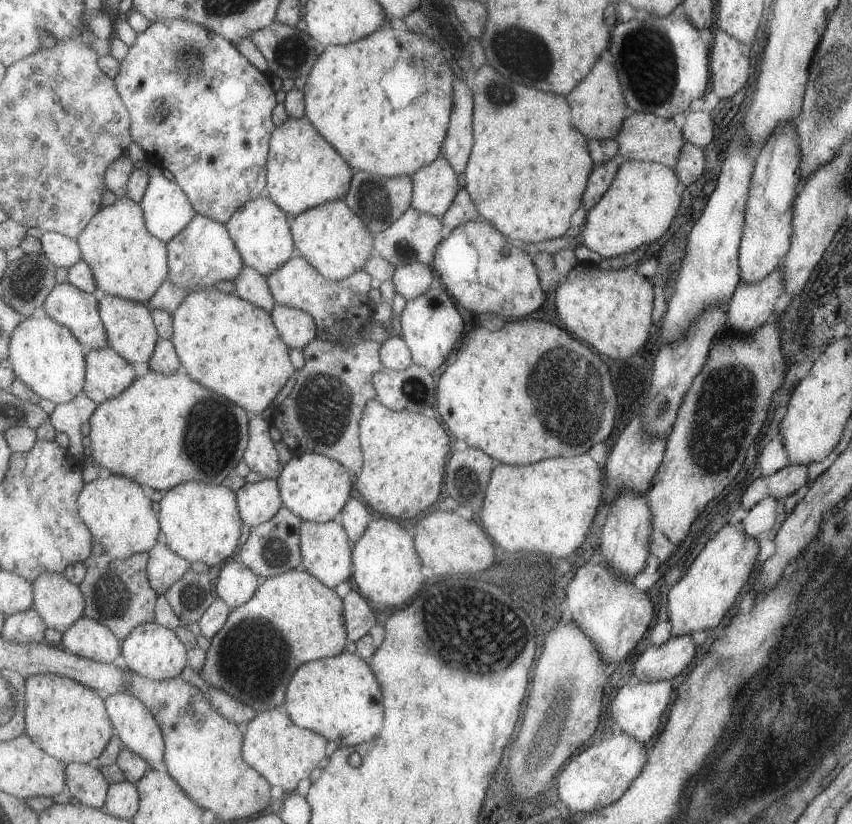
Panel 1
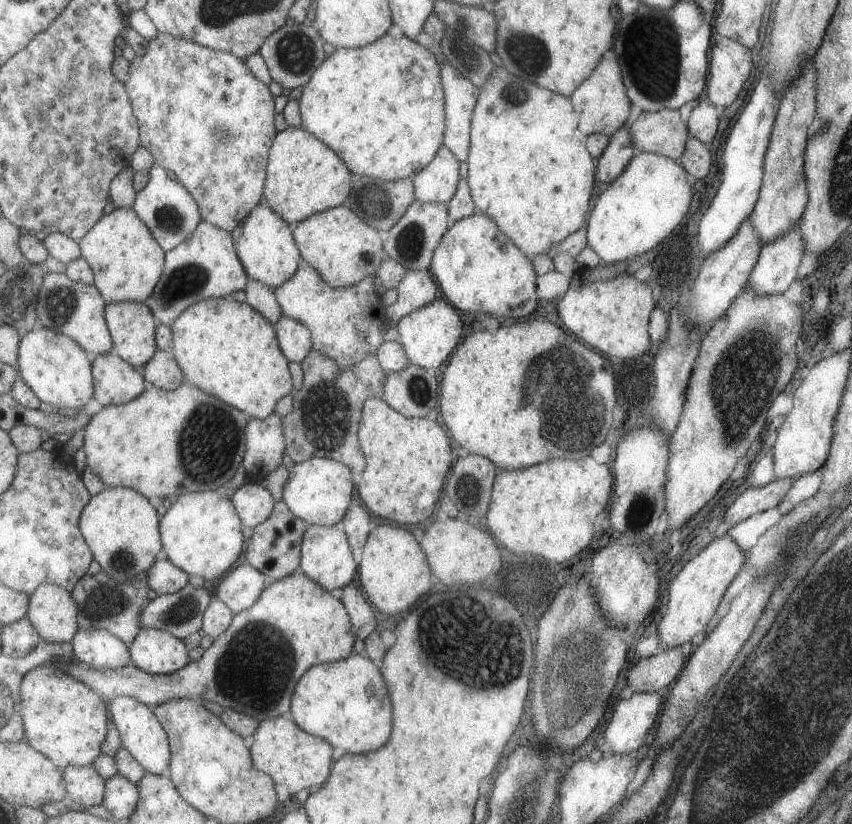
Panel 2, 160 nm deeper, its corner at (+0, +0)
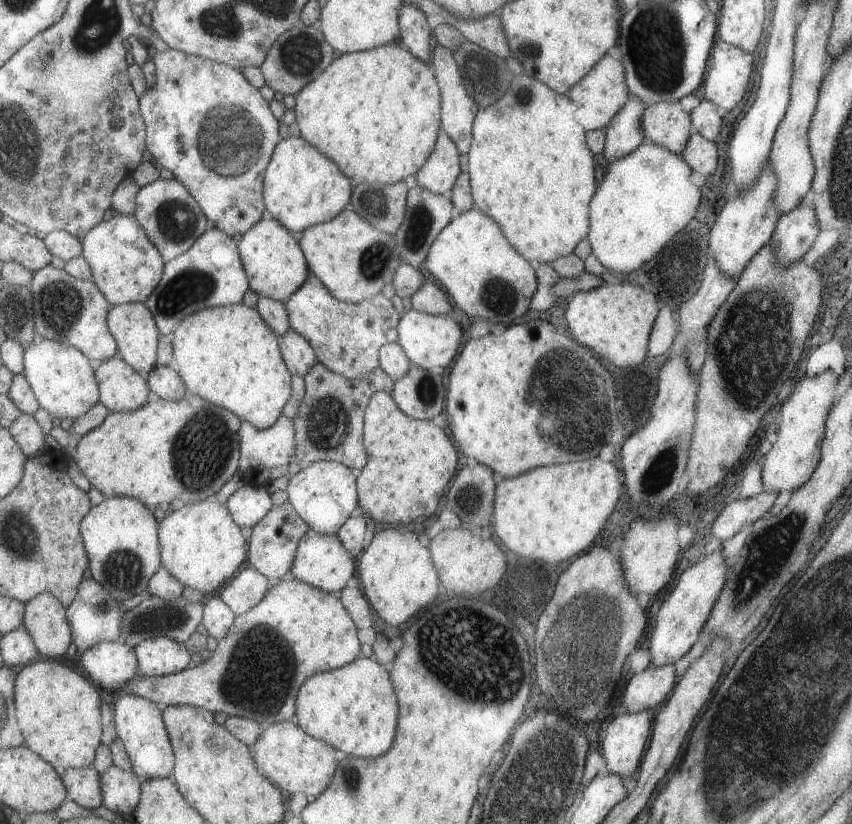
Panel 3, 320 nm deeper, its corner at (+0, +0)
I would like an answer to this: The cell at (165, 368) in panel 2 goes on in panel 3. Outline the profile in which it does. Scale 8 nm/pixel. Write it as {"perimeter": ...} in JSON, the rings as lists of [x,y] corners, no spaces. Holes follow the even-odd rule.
{"perimeter":[[[157,366],[148,376],[149,386],[152,388],[154,397],[166,401],[180,401],[189,393],[184,378],[174,366]]]}

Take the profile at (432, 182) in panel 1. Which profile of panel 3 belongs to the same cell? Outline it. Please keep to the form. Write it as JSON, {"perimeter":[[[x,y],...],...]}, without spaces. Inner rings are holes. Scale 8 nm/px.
{"perimeter":[[[442,128],[435,150],[414,179],[434,193],[450,195],[463,172],[461,170],[461,154],[456,140]]]}

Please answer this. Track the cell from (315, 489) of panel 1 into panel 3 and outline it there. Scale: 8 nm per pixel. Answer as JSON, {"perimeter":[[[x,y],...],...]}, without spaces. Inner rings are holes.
{"perimeter":[[[319,461],[301,469],[289,480],[289,501],[315,532],[335,536],[360,511],[358,477],[351,469],[337,461]]]}

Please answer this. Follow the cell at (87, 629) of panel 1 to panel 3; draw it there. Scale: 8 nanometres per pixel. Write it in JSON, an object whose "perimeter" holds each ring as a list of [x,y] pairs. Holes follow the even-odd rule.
{"perimeter":[[[103,641],[82,654],[82,666],[104,691],[121,693],[140,673],[136,650],[121,641]]]}

